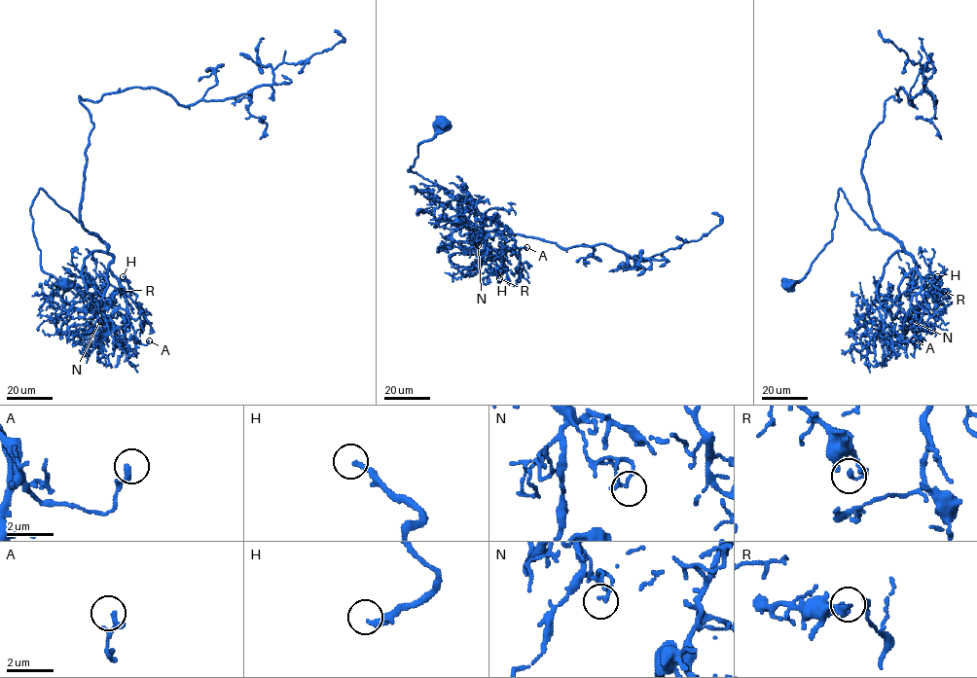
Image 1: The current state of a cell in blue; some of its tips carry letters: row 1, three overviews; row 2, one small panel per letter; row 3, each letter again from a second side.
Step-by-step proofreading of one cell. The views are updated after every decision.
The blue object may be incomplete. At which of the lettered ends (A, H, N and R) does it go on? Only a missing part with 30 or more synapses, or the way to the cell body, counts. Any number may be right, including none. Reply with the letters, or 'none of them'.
H

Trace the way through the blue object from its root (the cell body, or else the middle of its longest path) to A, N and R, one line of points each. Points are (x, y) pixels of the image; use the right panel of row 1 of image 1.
A: (786, 283), (799, 281), (831, 239), (840, 189), (871, 230), (894, 237), (916, 264), (913, 340)
N: (786, 283), (799, 281), (831, 239), (840, 189), (871, 230), (887, 231), (915, 262), (894, 302), (911, 321)
R: (786, 283), (799, 281), (831, 239), (840, 189), (871, 230), (887, 231), (912, 256), (921, 295), (944, 291)

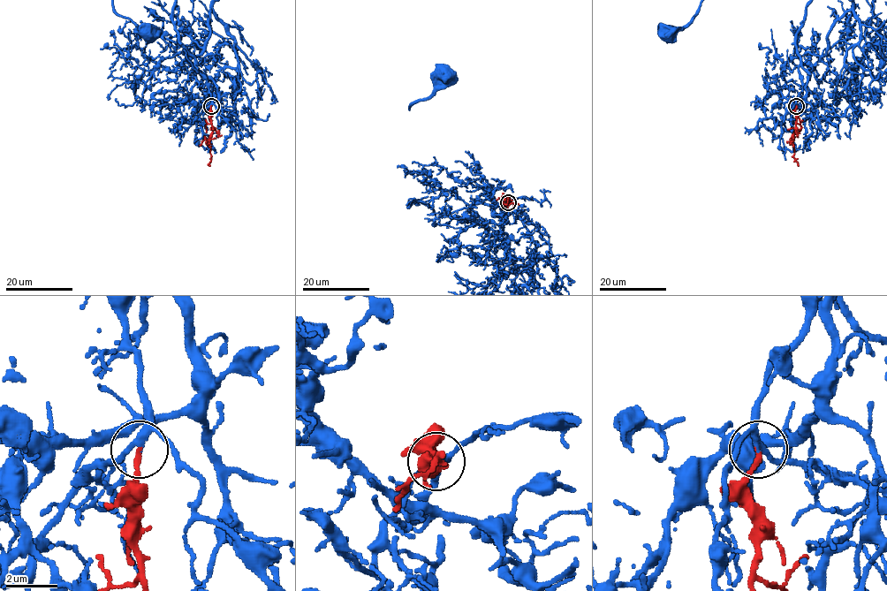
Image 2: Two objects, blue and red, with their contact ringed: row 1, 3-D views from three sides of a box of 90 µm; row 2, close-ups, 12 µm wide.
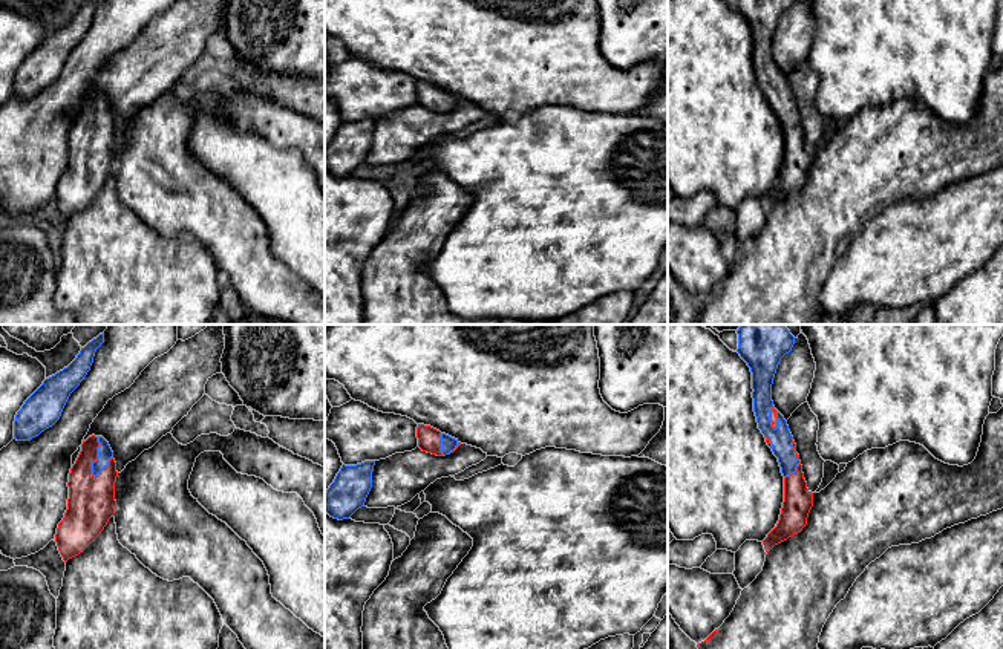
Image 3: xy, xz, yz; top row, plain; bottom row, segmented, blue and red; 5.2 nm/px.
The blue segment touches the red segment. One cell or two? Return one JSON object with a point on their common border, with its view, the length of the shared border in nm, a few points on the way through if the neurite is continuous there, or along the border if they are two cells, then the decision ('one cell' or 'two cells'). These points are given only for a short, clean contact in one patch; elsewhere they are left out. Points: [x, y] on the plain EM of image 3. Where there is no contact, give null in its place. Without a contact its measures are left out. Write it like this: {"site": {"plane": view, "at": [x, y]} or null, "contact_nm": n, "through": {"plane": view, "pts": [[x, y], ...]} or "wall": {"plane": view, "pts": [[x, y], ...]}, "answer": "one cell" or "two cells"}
{"site": {"plane": "xy", "at": [98, 114]}, "contact_nm": 220, "through": {"plane": "xy", "pts": [[104, 109], [98, 114], [92, 120], [91, 159]]}, "answer": "one cell"}

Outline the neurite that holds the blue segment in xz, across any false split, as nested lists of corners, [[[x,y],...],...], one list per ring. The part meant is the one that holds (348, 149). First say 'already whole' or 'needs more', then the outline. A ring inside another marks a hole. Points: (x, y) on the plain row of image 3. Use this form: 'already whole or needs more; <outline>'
already whole; [[[375,118],[341,122],[334,139],[325,148],[325,168],[331,174],[349,176],[358,165],[364,164],[372,145],[374,122]]]

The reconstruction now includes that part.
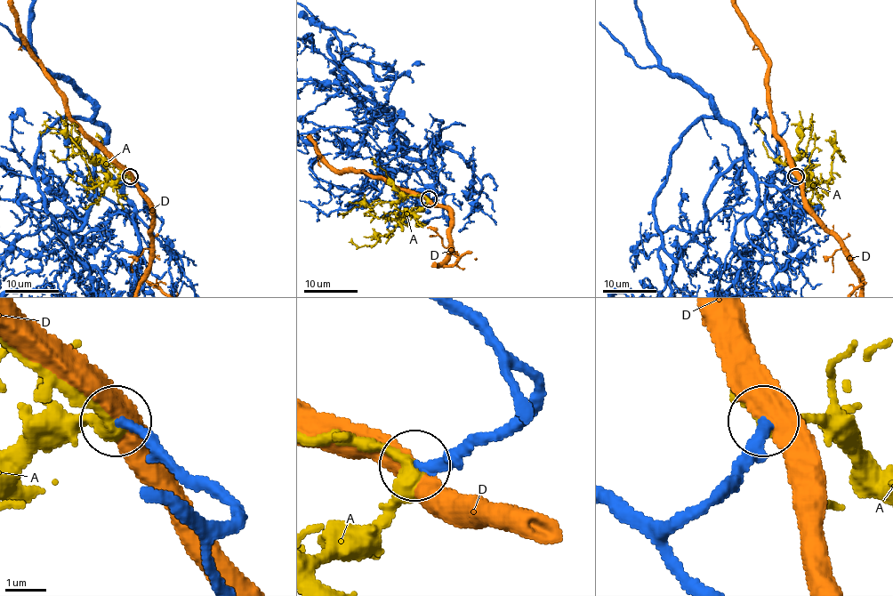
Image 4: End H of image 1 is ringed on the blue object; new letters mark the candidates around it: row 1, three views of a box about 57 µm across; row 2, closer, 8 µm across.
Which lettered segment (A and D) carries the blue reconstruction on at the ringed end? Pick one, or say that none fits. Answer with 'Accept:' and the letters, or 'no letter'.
Accept: A

